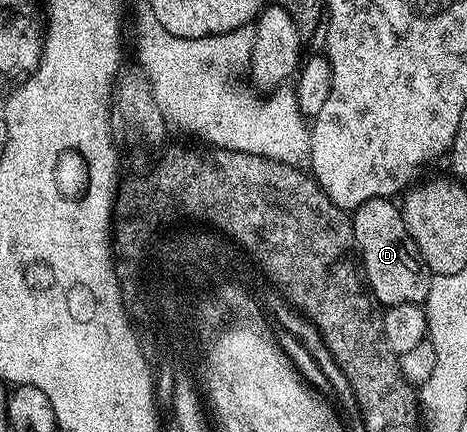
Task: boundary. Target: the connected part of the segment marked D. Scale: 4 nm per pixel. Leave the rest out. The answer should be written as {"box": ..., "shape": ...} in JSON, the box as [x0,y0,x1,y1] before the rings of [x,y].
{"box":[352,198,430,307],"shape":[[[388,198],[364,200],[352,211],[354,245],[360,255],[360,269],[364,281],[379,307],[425,303],[430,278],[416,244],[404,226],[402,212],[397,201]]]}

